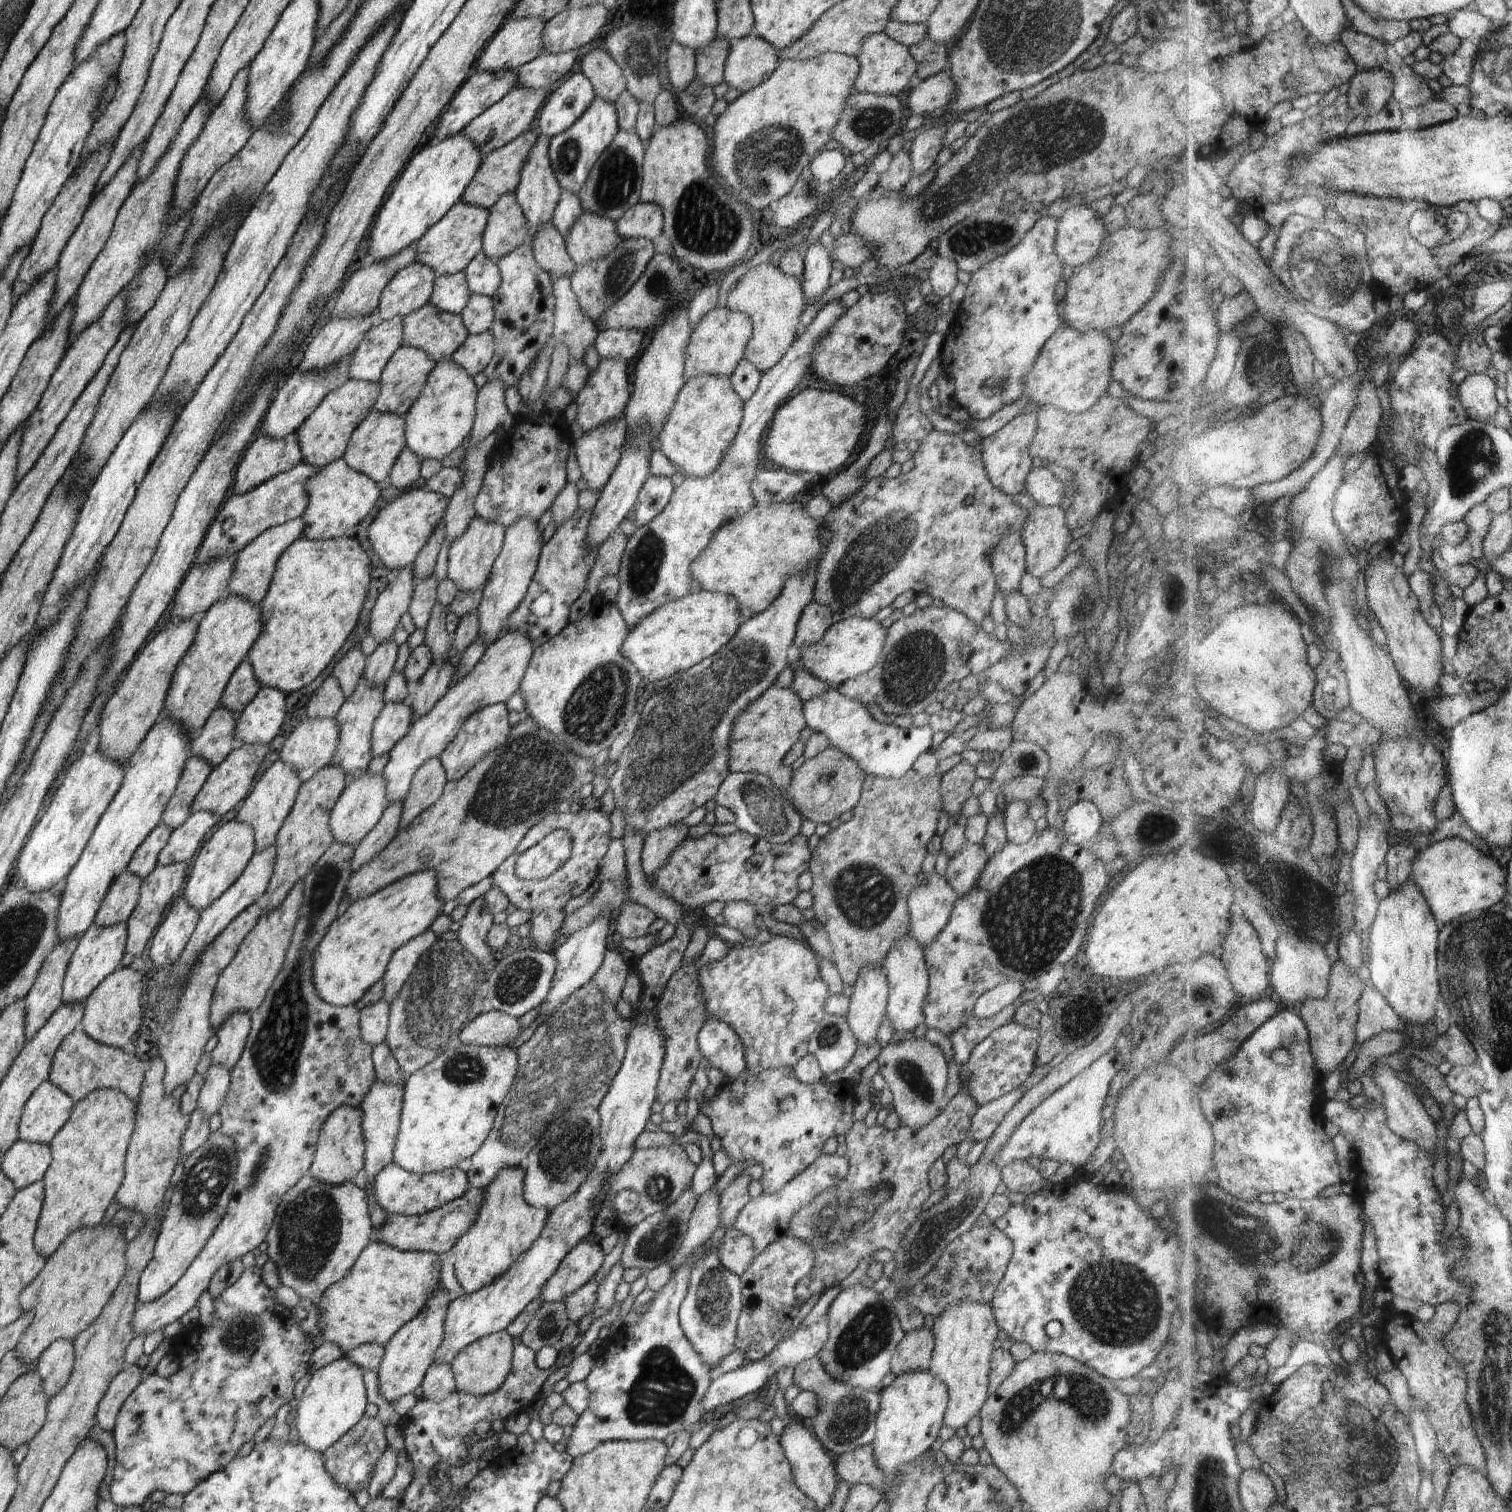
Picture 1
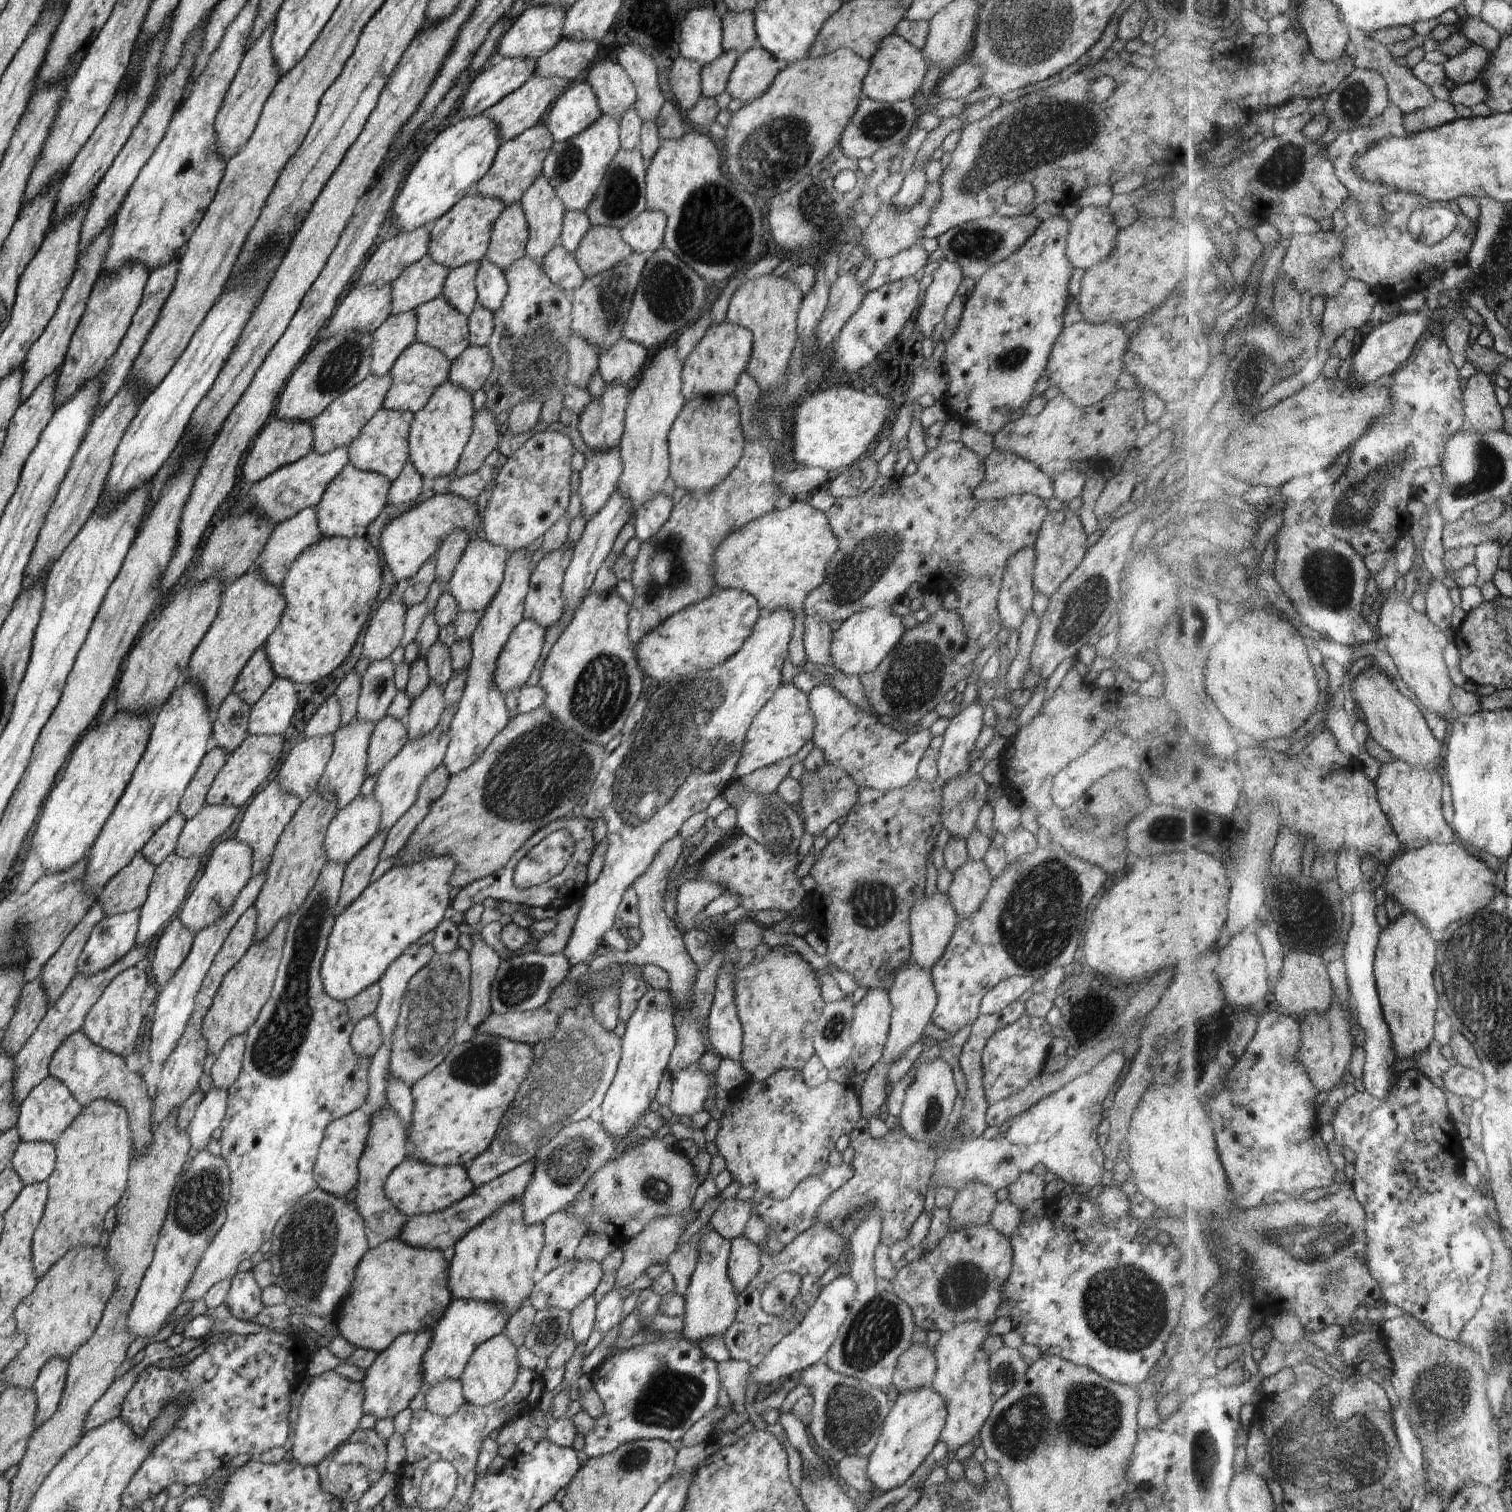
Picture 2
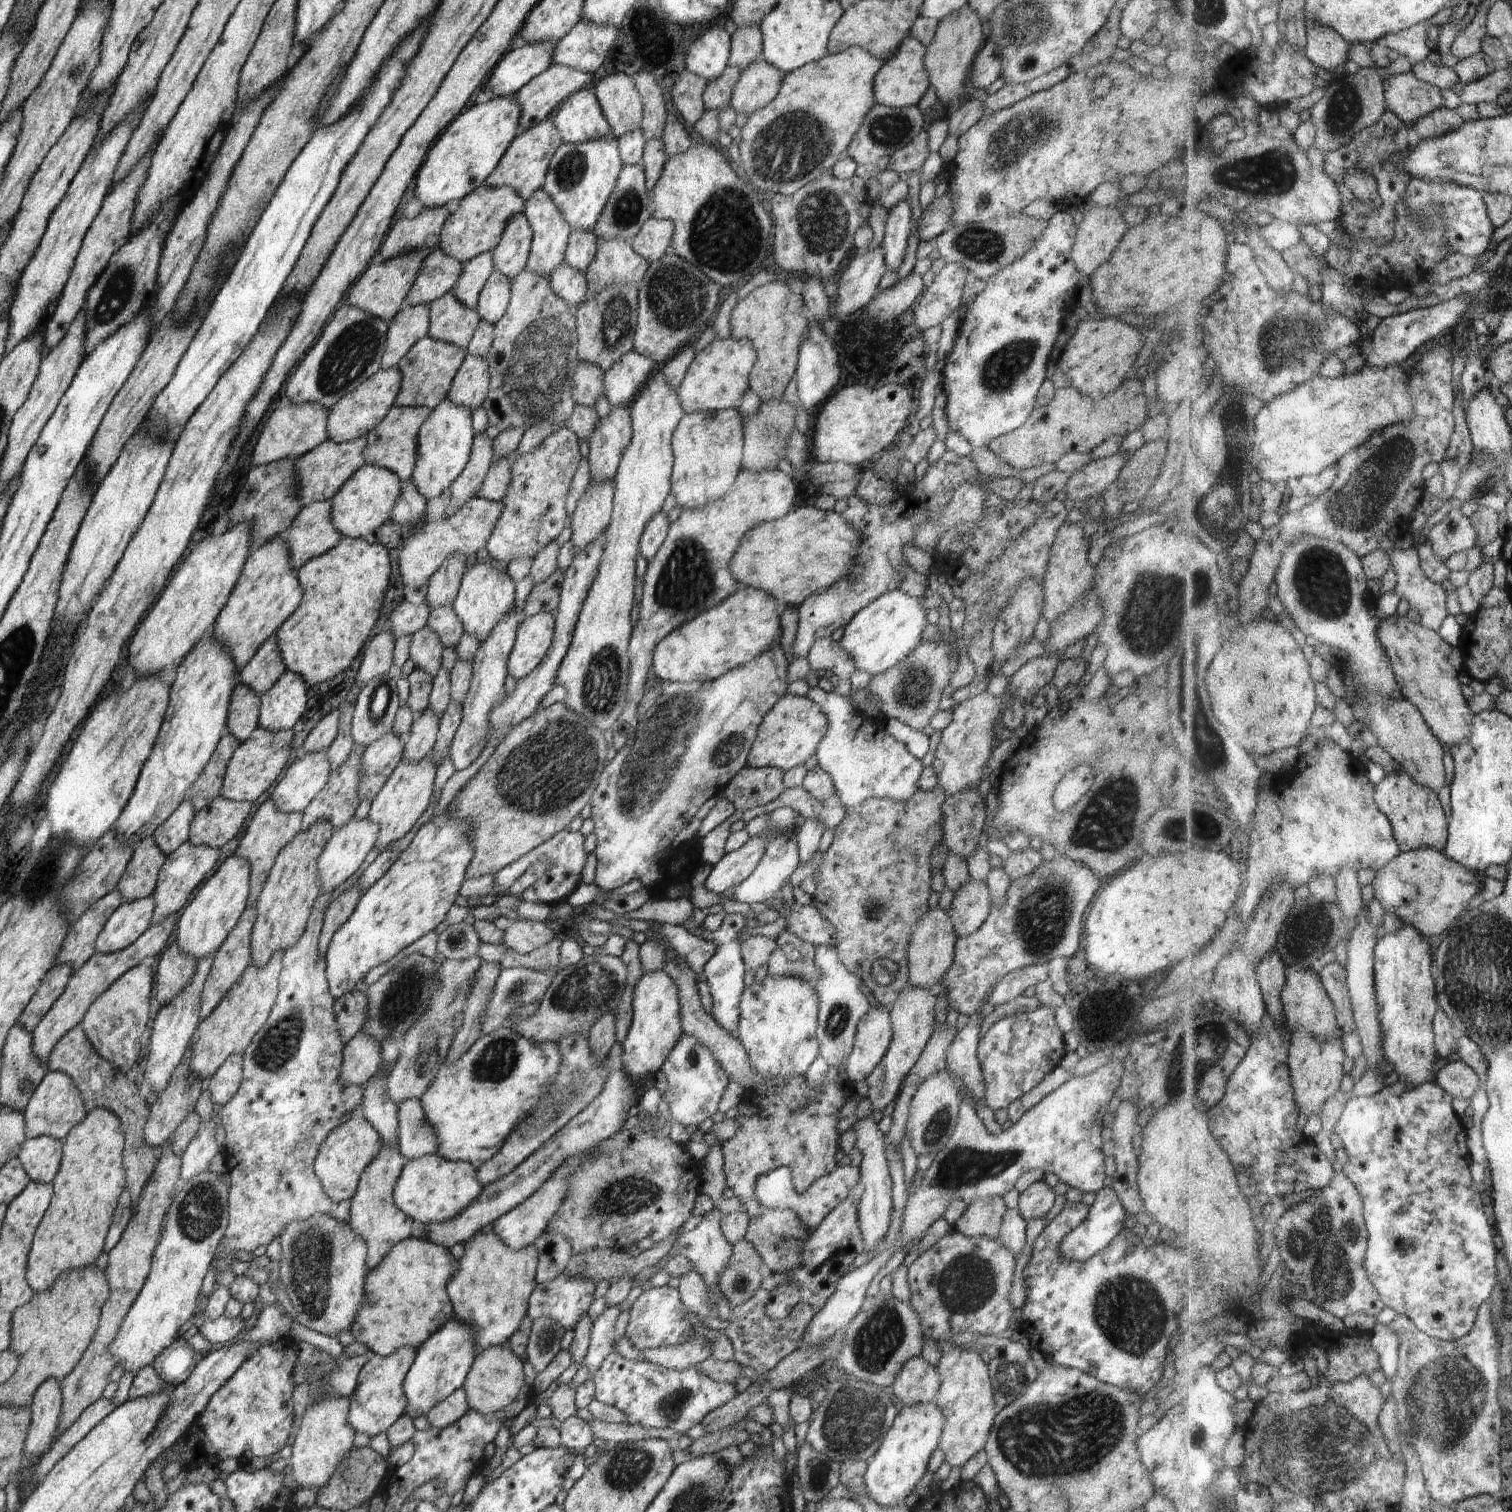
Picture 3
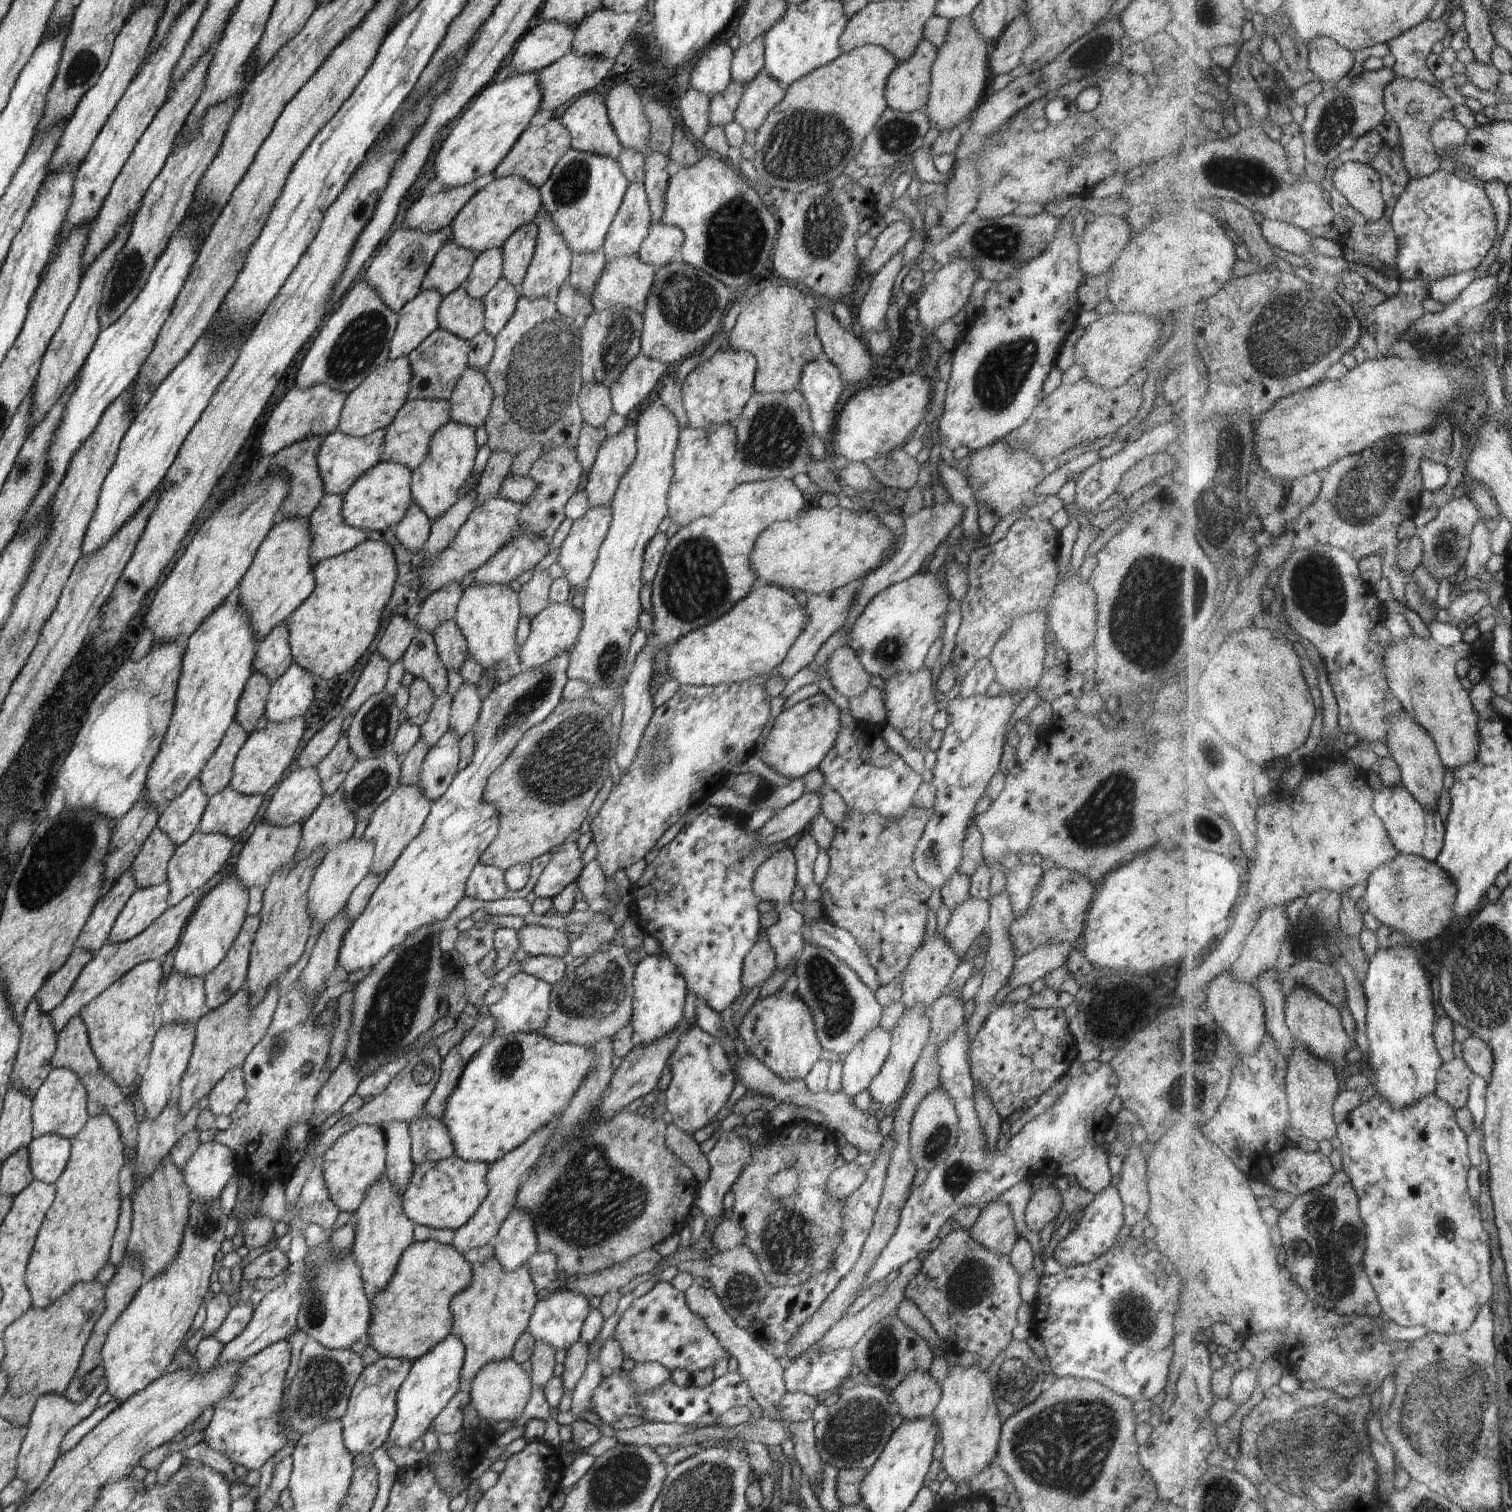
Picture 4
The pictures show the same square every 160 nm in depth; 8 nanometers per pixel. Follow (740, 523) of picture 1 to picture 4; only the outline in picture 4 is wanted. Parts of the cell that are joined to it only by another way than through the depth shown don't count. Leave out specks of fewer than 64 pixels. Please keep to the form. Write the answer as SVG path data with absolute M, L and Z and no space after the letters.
M822 507L808 508L802 516L789 521L776 521L767 526L754 541L754 548L750 552L749 560L751 569L758 578L770 585L776 585L781 589L802 590L808 596L830 592L846 586L856 579L862 580L870 571L874 571L881 564L889 552L894 551L891 546L893 542L900 540L876 519L874 512L851 511L842 507L823 509Z

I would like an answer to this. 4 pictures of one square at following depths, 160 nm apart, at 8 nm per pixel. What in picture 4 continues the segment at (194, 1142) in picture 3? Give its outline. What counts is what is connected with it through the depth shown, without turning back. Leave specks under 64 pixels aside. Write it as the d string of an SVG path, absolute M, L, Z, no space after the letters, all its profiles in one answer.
M199 1143L182 1170L192 1197L204 1202L219 1200L228 1180L239 1173L236 1164L234 1152L223 1144Z

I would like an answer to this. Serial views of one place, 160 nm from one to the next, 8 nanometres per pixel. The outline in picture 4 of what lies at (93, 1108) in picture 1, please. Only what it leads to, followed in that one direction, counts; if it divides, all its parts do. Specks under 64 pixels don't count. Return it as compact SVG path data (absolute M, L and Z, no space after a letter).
M102 1113L94 1114L83 1129L69 1139L71 1153L68 1164L55 1182L56 1198L43 1218L40 1230L27 1262L25 1283L34 1307L39 1309L56 1302L72 1285L96 1278L98 1271L109 1261L110 1247L118 1224L121 1196L118 1184L120 1169L125 1165L124 1145L116 1121Z

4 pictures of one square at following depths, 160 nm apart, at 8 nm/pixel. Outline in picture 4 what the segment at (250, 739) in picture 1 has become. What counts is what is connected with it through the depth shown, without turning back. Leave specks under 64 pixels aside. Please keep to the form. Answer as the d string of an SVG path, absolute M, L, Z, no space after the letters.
M293 662L286 669L286 672L271 684L265 704L264 720L281 723L303 717L309 706L314 702L314 678L315 676Z

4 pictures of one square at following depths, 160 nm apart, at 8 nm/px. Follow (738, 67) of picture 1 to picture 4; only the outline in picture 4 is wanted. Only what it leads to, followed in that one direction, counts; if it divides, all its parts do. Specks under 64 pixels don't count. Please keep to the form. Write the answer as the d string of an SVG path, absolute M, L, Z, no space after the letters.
M762 71L743 89L742 98L735 110L735 121L743 129L757 131L766 115L784 98L785 87Z

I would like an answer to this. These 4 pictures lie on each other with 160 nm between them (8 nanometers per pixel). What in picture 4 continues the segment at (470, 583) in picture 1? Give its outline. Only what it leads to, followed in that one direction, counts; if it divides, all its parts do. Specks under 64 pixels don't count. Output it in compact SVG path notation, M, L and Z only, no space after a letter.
M472 583L463 590L454 620L466 638L468 654L476 659L484 672L490 671L497 684L504 684L524 668L516 644L521 608L517 592L508 584Z

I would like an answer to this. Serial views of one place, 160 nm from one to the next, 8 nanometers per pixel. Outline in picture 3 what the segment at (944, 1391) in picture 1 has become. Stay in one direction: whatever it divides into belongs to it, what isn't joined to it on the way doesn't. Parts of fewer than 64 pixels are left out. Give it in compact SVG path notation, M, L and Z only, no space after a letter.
M935 1402L904 1406L896 1416L893 1426L886 1432L880 1449L867 1461L864 1486L876 1504L884 1508L908 1506L913 1501L913 1492L927 1472L929 1459L939 1448L946 1420Z

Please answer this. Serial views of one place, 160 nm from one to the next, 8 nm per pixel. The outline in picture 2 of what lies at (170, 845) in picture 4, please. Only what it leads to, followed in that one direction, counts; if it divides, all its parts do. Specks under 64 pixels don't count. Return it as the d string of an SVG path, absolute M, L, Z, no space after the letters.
M137 852L130 864L98 892L96 900L101 904L103 916L110 917L139 909L146 902L155 868L141 852Z

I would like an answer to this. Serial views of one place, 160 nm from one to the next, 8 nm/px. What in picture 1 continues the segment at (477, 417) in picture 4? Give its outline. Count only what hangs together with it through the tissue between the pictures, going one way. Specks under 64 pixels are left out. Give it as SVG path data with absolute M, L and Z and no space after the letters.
M488 330L477 335L469 334L451 359L474 377L488 366L494 356L494 351L495 340Z

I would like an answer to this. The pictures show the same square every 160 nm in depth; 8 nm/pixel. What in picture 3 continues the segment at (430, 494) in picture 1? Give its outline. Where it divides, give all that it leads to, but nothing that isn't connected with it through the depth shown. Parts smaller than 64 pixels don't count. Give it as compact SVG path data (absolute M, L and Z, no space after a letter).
M474 496L462 508L458 508L456 514L448 518L441 517L438 520L426 520L422 526L413 528L412 536L404 540L402 550L398 552L400 562L398 570L405 586L420 590L428 584L432 574L438 571L448 556L462 554L468 558L471 554L476 554L480 548L486 547L502 510L504 510L504 504L501 501Z

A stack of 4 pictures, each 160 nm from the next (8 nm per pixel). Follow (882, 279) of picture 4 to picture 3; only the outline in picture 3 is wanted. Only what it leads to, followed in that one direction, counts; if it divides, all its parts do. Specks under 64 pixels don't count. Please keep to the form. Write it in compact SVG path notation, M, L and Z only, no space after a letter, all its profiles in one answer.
M908 200L898 202L892 210L889 210L890 217L886 220L886 234L882 243L886 272L897 273L904 261L911 231L911 210Z

